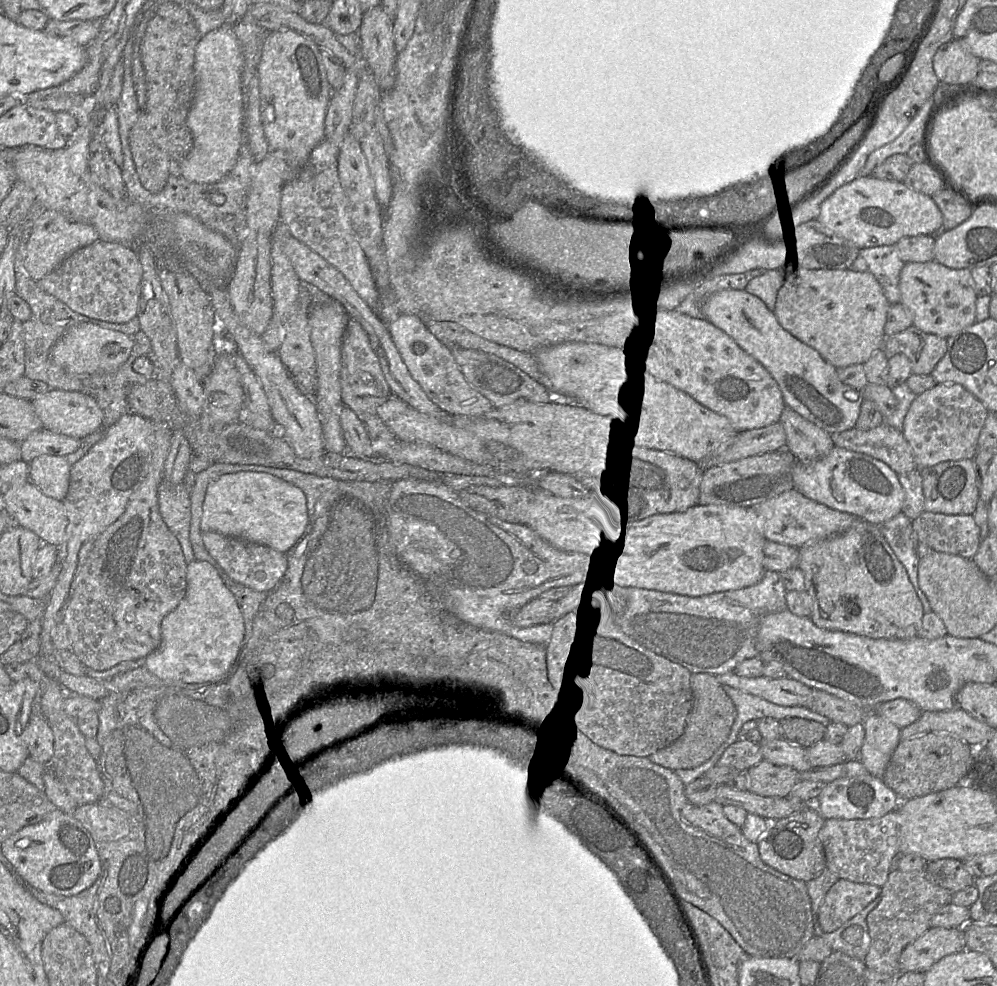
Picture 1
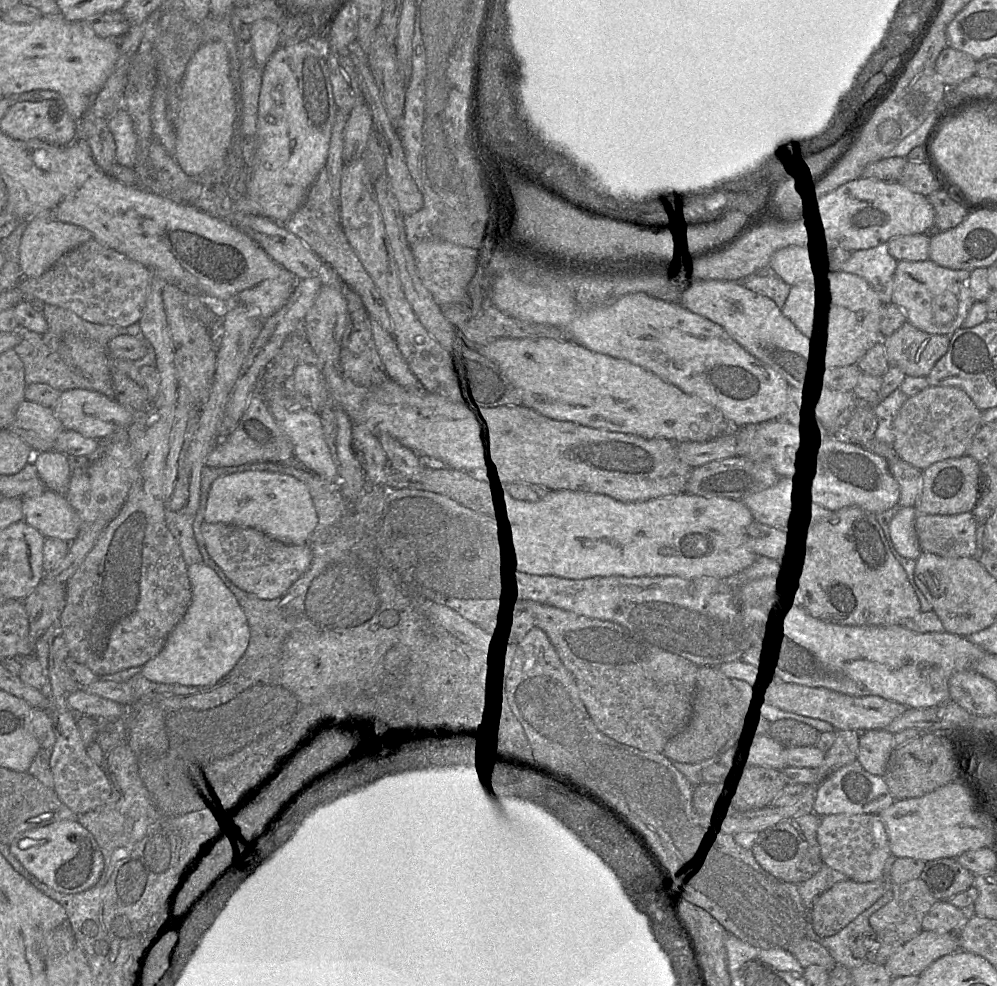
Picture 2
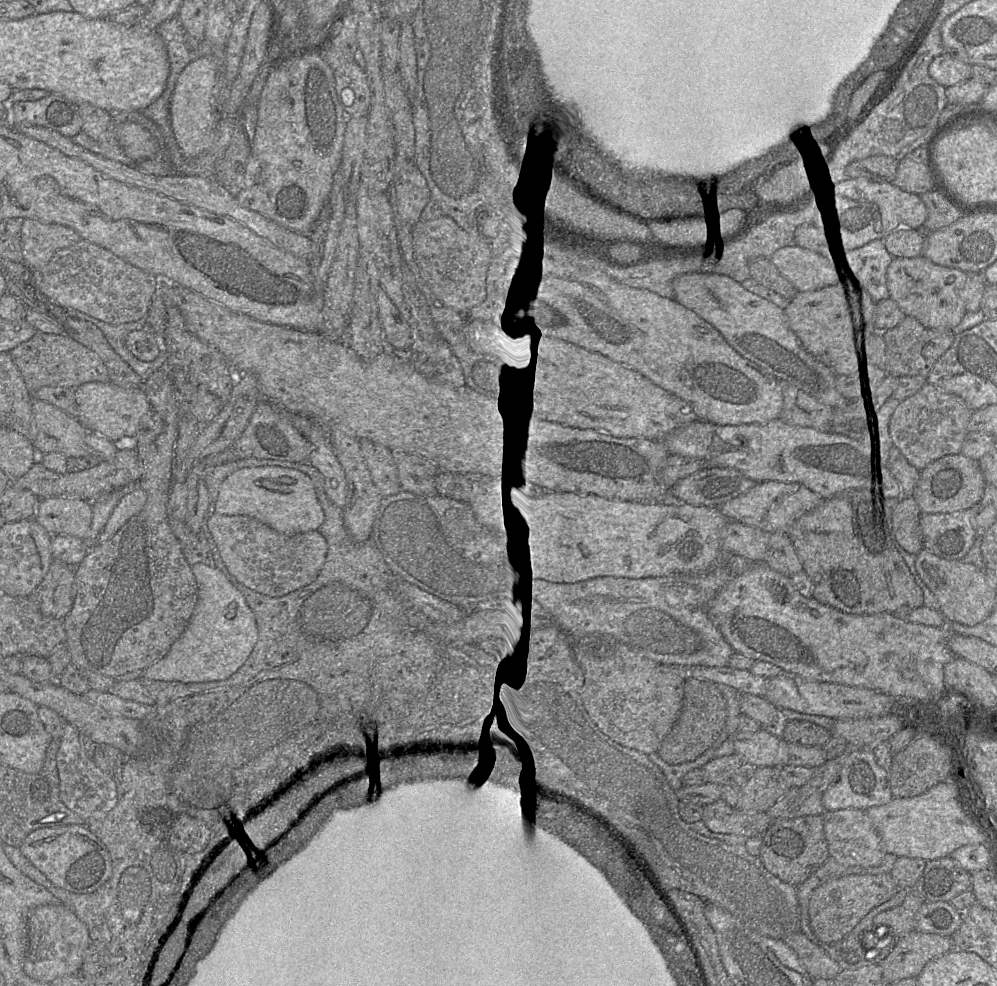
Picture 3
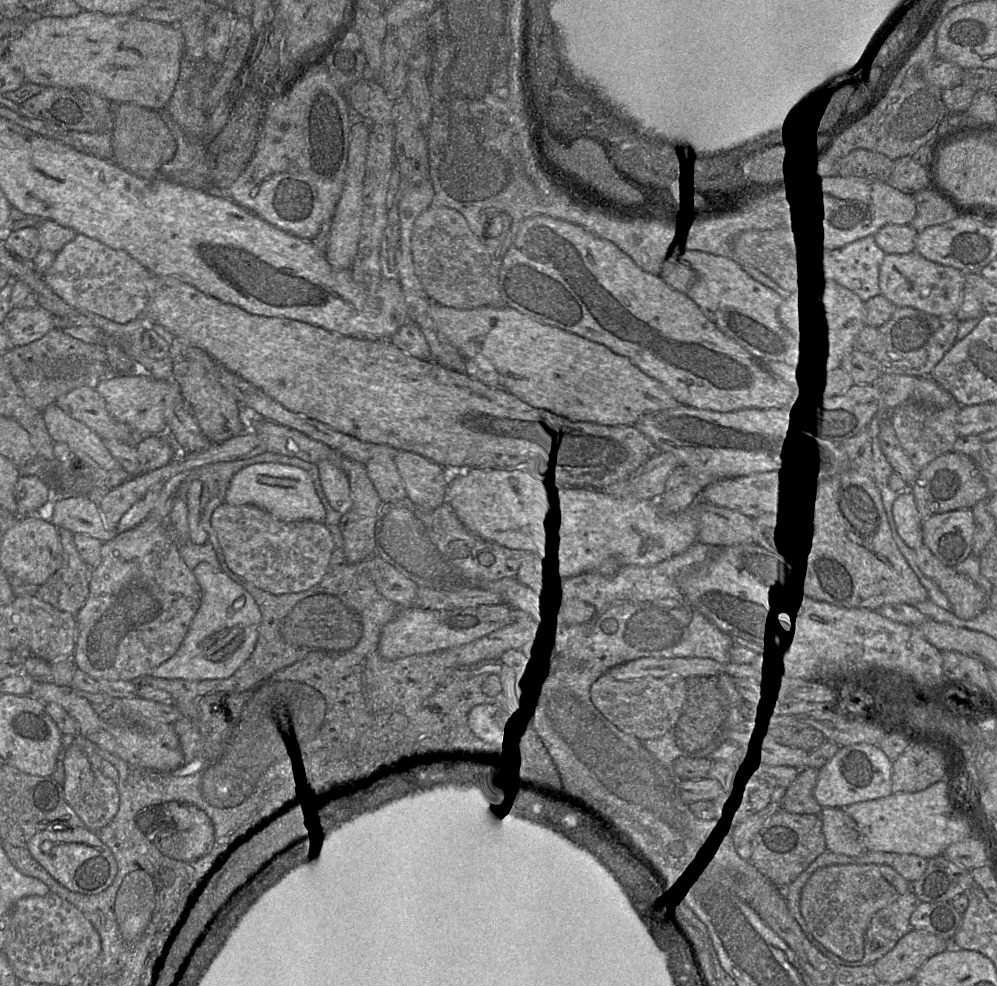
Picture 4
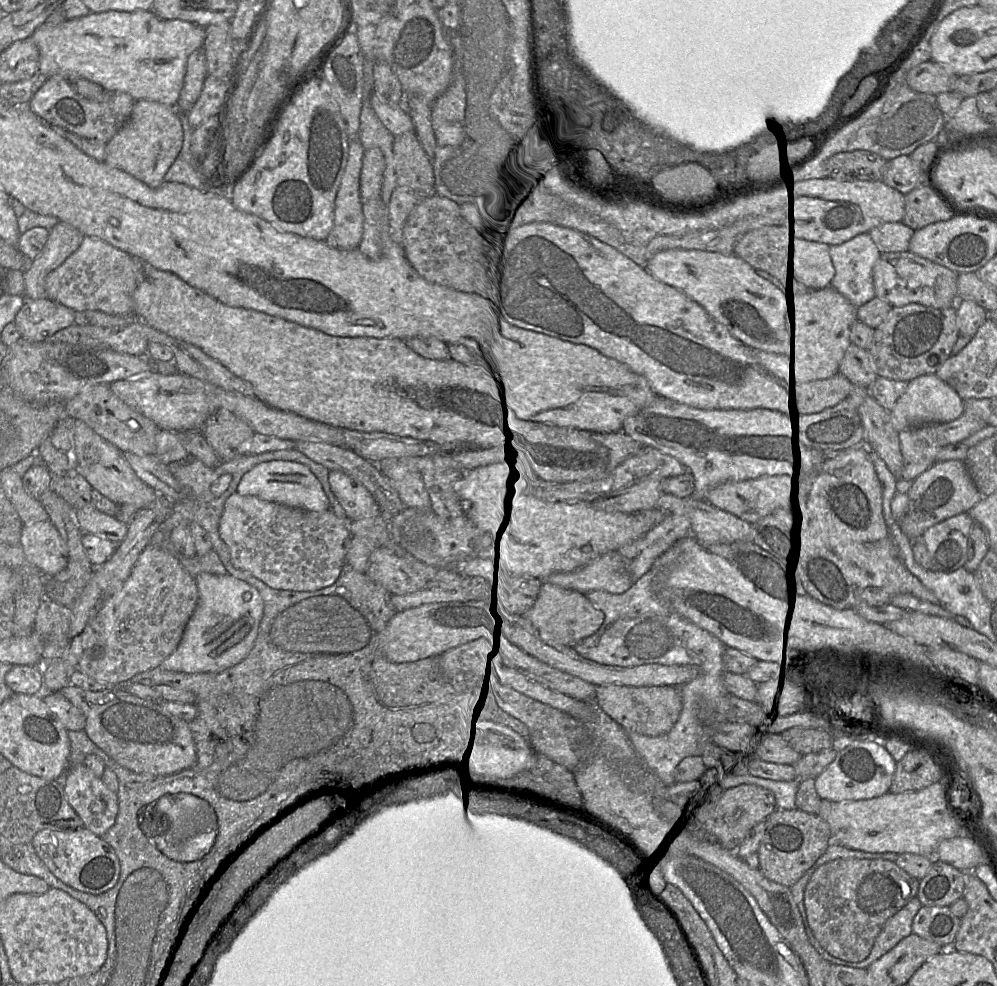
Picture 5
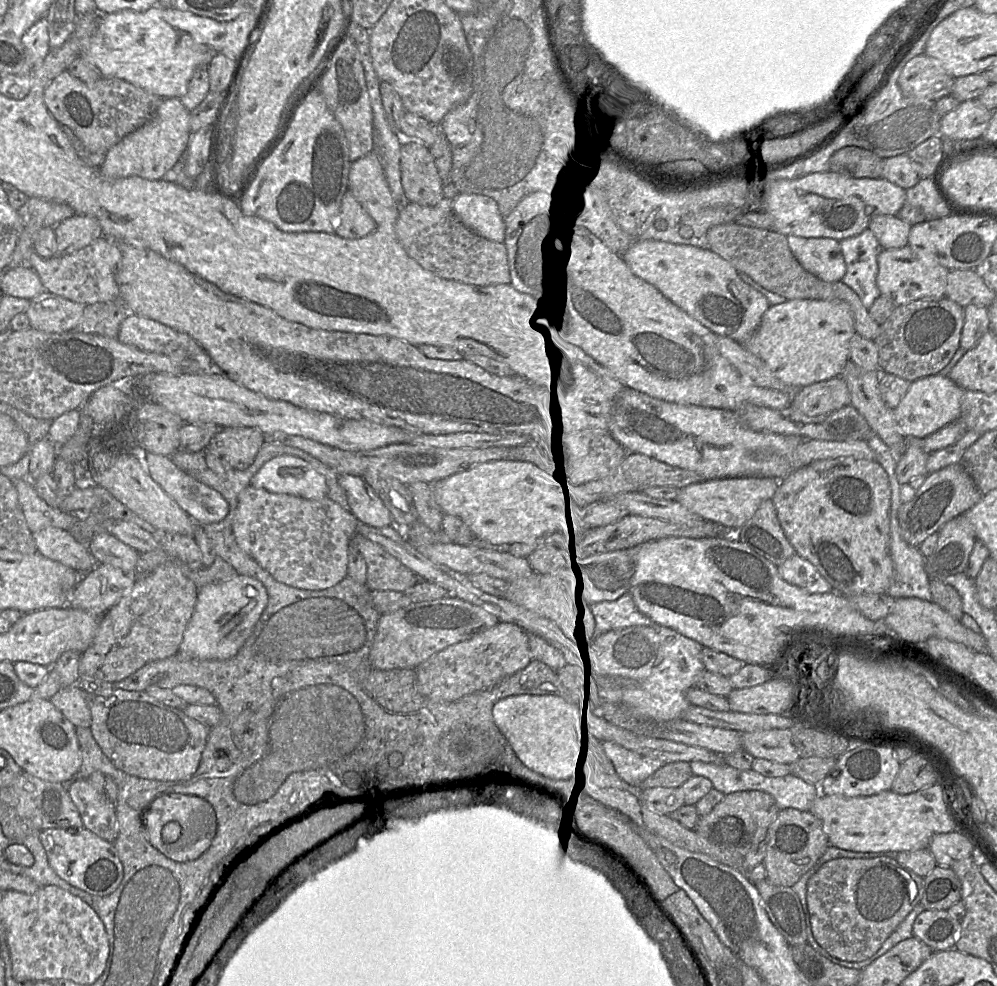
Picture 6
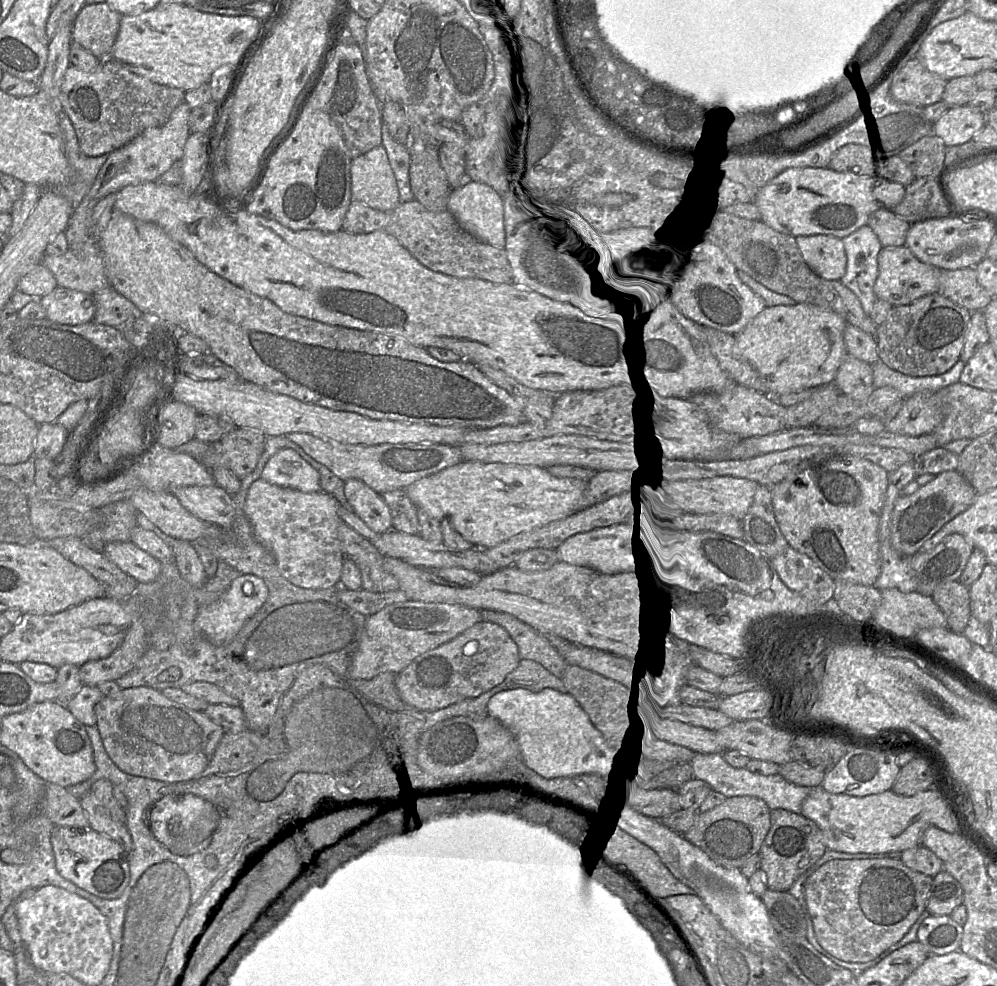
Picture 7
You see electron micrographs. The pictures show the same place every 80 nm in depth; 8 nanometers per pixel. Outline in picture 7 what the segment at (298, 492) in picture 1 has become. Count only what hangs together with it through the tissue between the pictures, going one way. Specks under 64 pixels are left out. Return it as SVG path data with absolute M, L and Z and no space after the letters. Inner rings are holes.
M289 448L277 451L266 463L260 477L269 483L305 493L321 490L318 472Z

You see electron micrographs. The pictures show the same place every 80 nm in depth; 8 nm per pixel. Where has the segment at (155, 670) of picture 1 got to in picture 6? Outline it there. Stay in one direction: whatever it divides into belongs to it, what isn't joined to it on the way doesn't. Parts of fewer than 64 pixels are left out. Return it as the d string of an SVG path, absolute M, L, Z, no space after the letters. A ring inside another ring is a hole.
M236 575L222 583L203 585L199 588L177 653L200 660L227 660L234 657L259 620L267 605L267 598L262 583L244 575Z

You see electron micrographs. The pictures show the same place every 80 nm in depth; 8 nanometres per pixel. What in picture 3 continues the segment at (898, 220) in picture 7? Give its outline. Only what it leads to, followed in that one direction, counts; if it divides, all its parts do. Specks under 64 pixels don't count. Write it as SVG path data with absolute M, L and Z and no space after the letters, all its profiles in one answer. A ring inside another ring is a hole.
M898 228L884 239L893 258L911 258L923 255L926 233L912 228Z

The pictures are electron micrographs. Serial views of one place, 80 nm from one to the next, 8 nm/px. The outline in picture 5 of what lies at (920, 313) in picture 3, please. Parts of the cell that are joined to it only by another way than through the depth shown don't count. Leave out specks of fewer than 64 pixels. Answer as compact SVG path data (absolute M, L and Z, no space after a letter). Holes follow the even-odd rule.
M911 251L881 253L873 267L873 281L877 298L881 298L893 307L902 307L910 303L938 309L955 306L958 273L936 264Z

